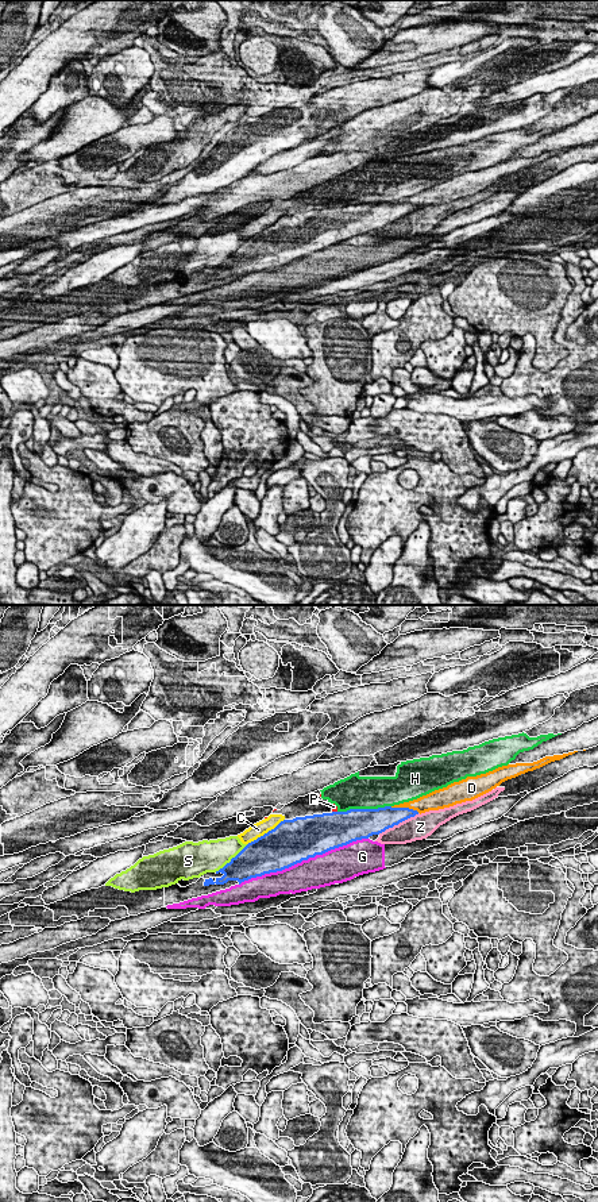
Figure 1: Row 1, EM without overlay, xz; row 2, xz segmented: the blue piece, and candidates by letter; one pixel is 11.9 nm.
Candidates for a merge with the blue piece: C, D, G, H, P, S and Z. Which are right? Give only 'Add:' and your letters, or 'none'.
Add: none

